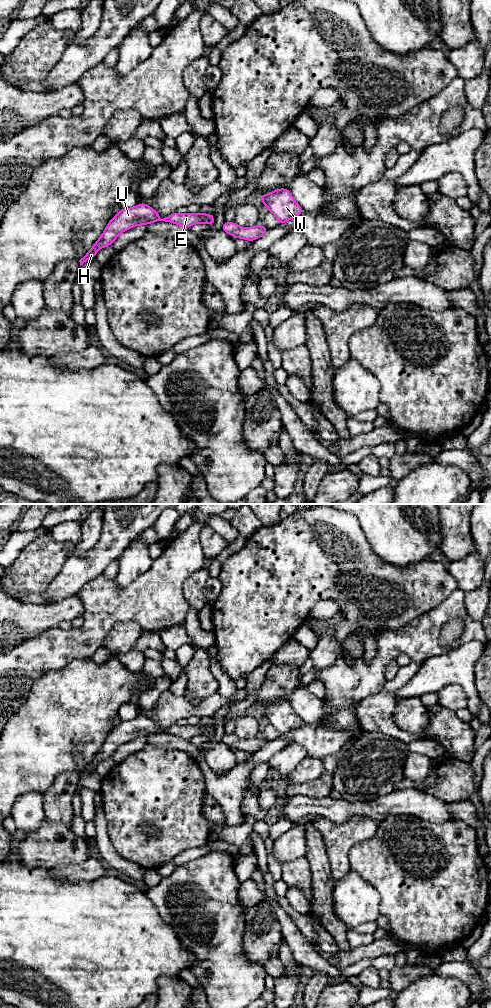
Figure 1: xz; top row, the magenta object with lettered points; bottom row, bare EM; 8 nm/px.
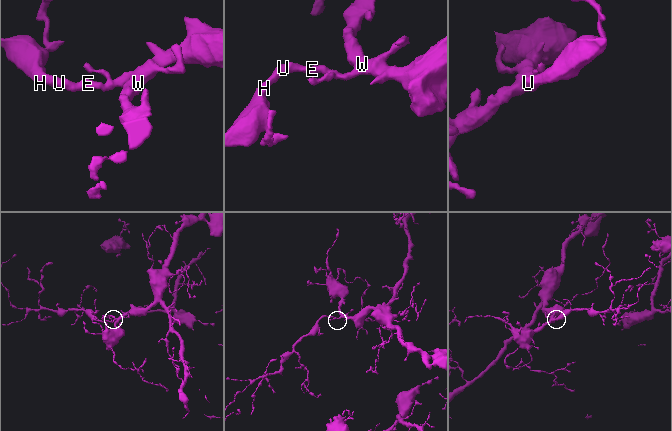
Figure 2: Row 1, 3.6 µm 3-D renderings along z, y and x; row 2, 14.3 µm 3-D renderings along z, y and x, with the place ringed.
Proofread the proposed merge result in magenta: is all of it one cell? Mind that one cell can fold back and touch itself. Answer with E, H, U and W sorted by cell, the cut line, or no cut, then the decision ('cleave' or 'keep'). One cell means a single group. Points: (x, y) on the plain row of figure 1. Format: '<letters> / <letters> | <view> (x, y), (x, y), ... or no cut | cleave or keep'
E H U W | no cut | keep

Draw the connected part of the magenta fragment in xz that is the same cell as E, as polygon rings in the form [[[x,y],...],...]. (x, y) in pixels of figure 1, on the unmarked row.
[[[138,715],[133,720],[122,720],[107,736],[100,750],[95,754],[92,760],[79,772],[80,778],[87,772],[94,771],[99,761],[106,758],[112,758],[114,752],[124,743],[138,738],[148,737],[157,733],[165,733],[186,740],[198,735],[207,735],[212,739],[215,734],[213,726],[207,725],[186,725],[173,726],[161,731],[160,727],[146,715]]]

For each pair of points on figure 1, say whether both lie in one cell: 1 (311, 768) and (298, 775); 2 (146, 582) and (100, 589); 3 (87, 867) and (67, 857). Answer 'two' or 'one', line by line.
1: one
2: one
3: two

